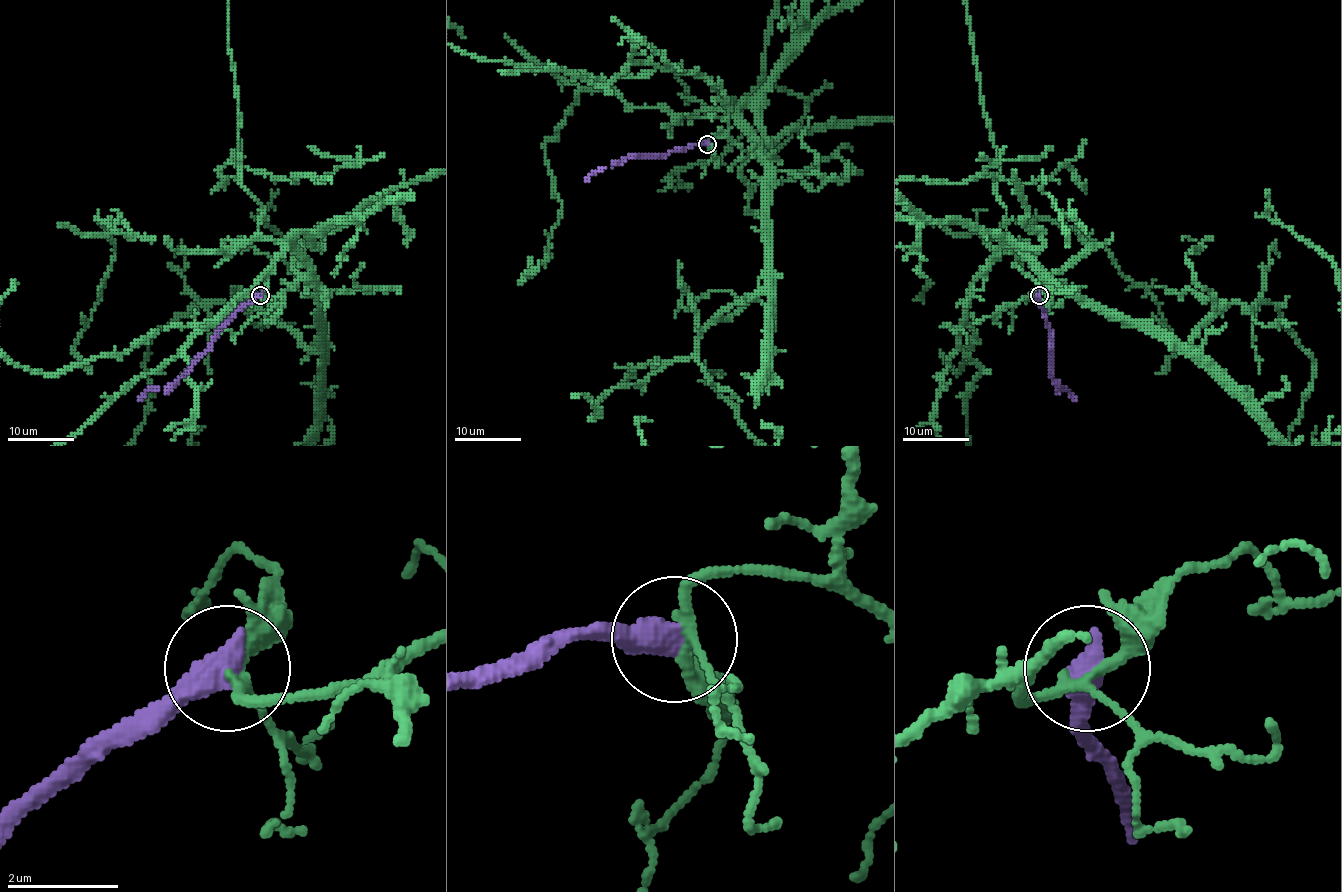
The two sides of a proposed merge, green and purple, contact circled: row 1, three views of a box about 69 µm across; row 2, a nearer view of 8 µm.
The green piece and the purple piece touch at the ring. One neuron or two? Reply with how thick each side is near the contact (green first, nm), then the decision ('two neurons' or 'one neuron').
calibres 180 and 600 nm; two neurons

